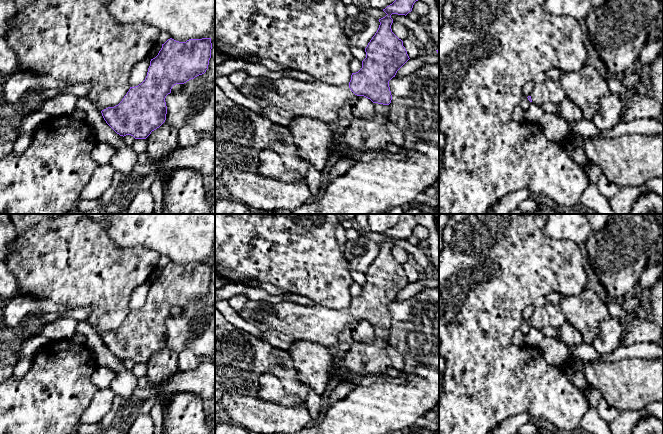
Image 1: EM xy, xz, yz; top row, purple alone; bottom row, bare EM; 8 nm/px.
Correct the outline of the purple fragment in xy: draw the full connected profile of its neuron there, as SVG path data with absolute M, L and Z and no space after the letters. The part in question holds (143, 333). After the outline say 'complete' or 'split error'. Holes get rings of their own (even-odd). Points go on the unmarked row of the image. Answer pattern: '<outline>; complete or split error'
M172 262L168 263L162 268L158 279L151 283L145 304L138 310L130 311L118 329L101 335L106 347L120 360L131 359L135 363L146 363L152 355L159 352L165 346L167 338L165 322L171 317L172 311L176 308L184 308L206 296L211 282L211 273L211 262L189 263L186 266L179 266Z; complete

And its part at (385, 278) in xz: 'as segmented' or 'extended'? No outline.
extended

